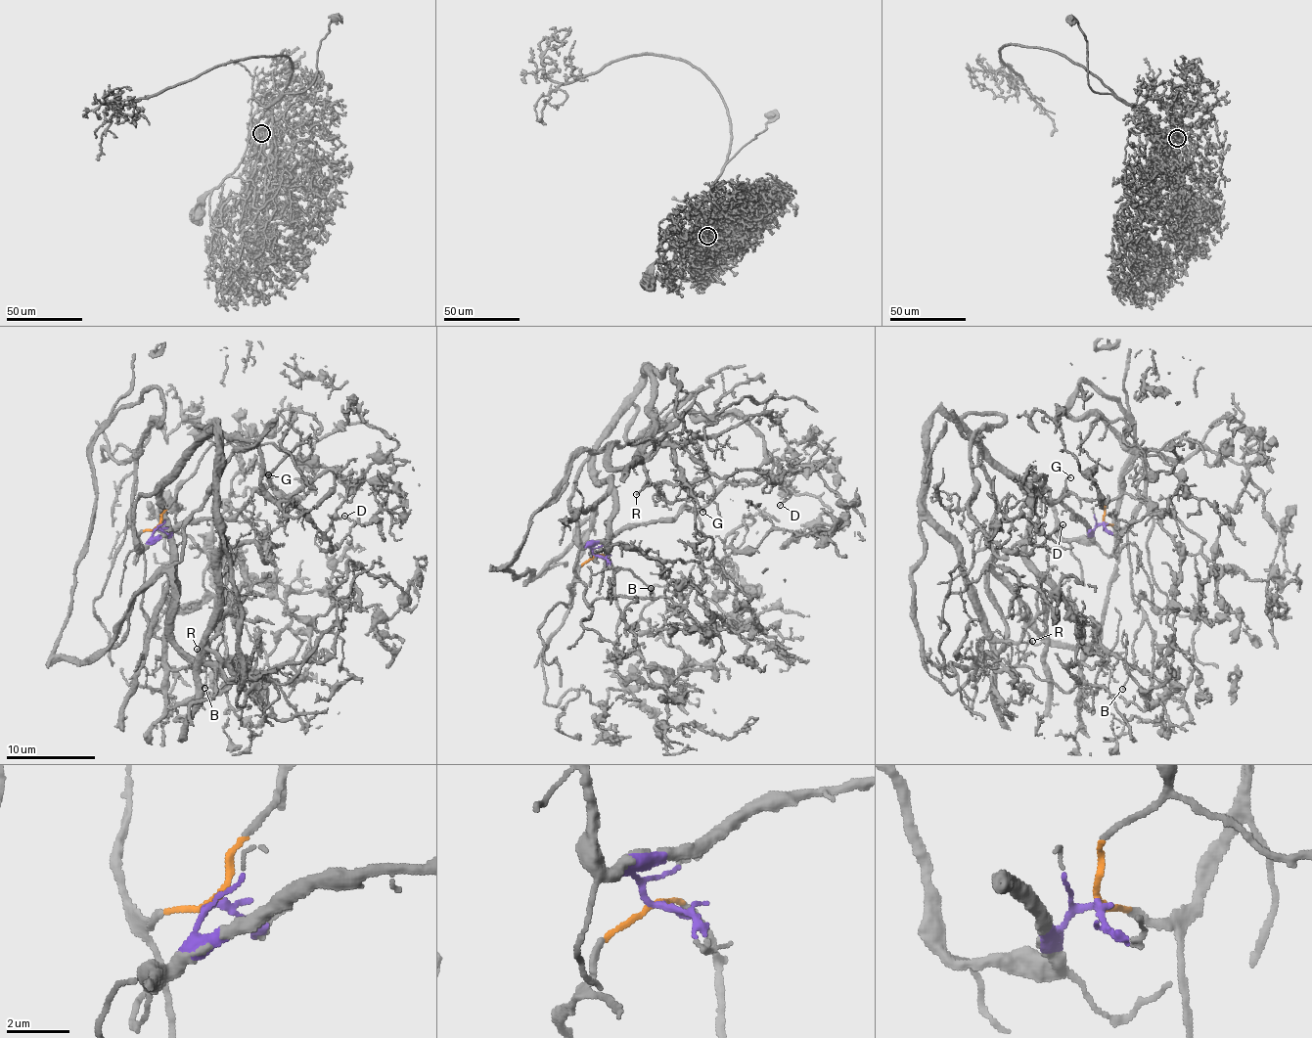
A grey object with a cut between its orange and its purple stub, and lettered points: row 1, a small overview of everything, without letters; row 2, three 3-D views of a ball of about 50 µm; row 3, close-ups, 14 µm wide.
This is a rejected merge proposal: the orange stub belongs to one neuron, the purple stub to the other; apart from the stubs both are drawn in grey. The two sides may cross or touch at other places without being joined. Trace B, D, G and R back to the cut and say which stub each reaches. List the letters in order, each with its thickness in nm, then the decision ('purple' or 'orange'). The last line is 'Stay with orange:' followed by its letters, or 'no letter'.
B: 150 nm thick; orange
D: 130 nm thick; purple
G: 100 nm thick; purple
R: 100 nm thick; purple
Stay with orange: B

